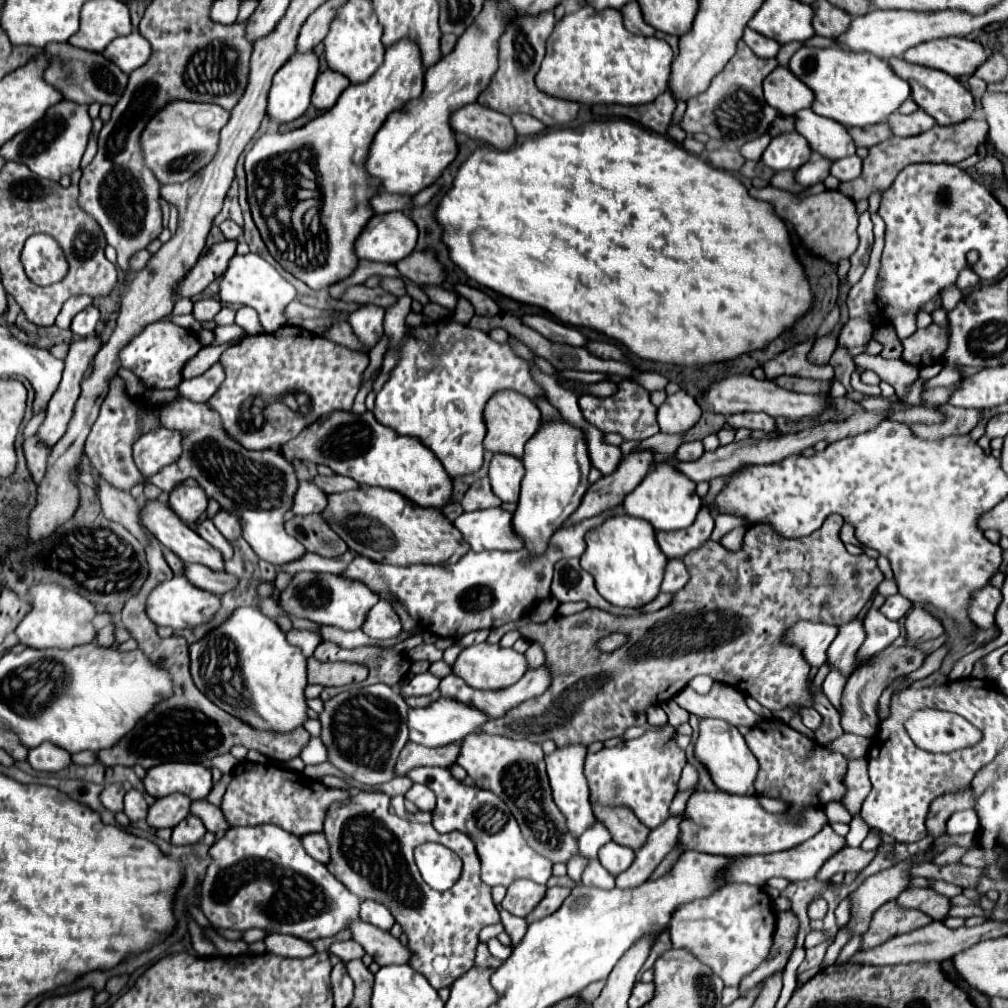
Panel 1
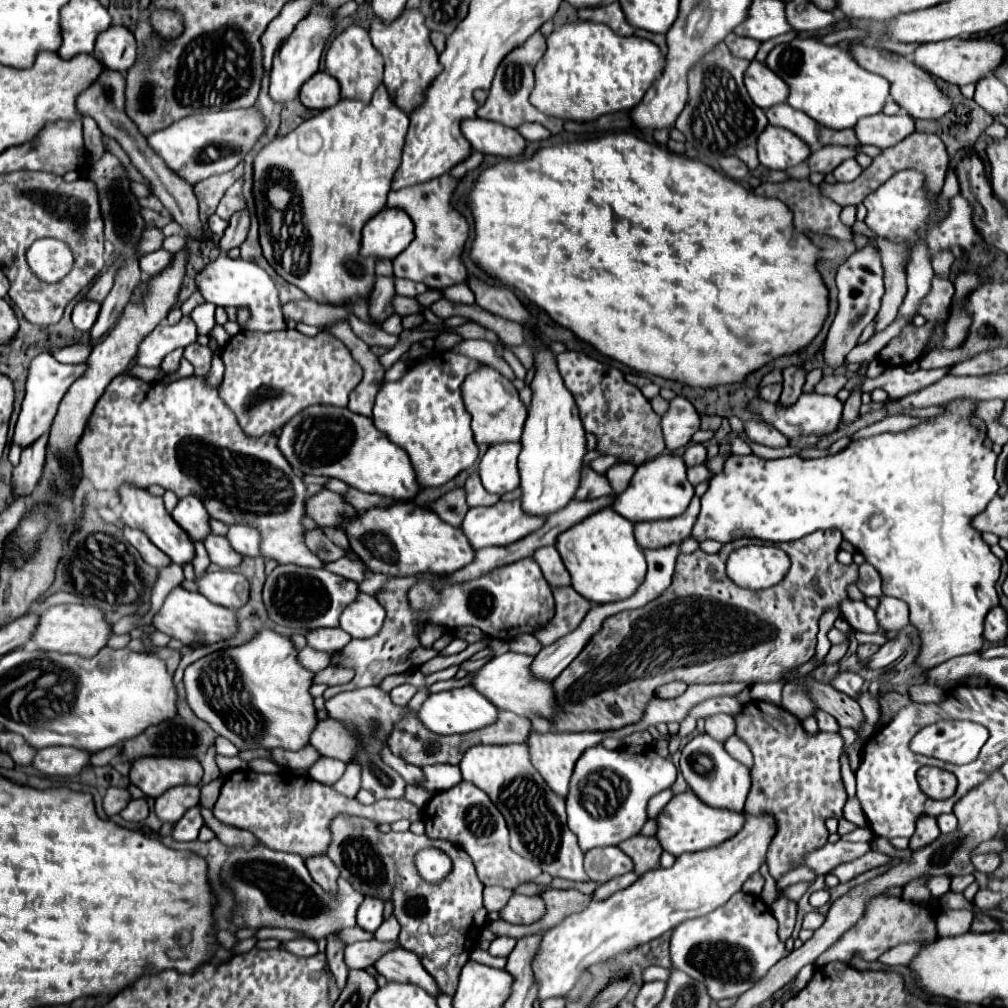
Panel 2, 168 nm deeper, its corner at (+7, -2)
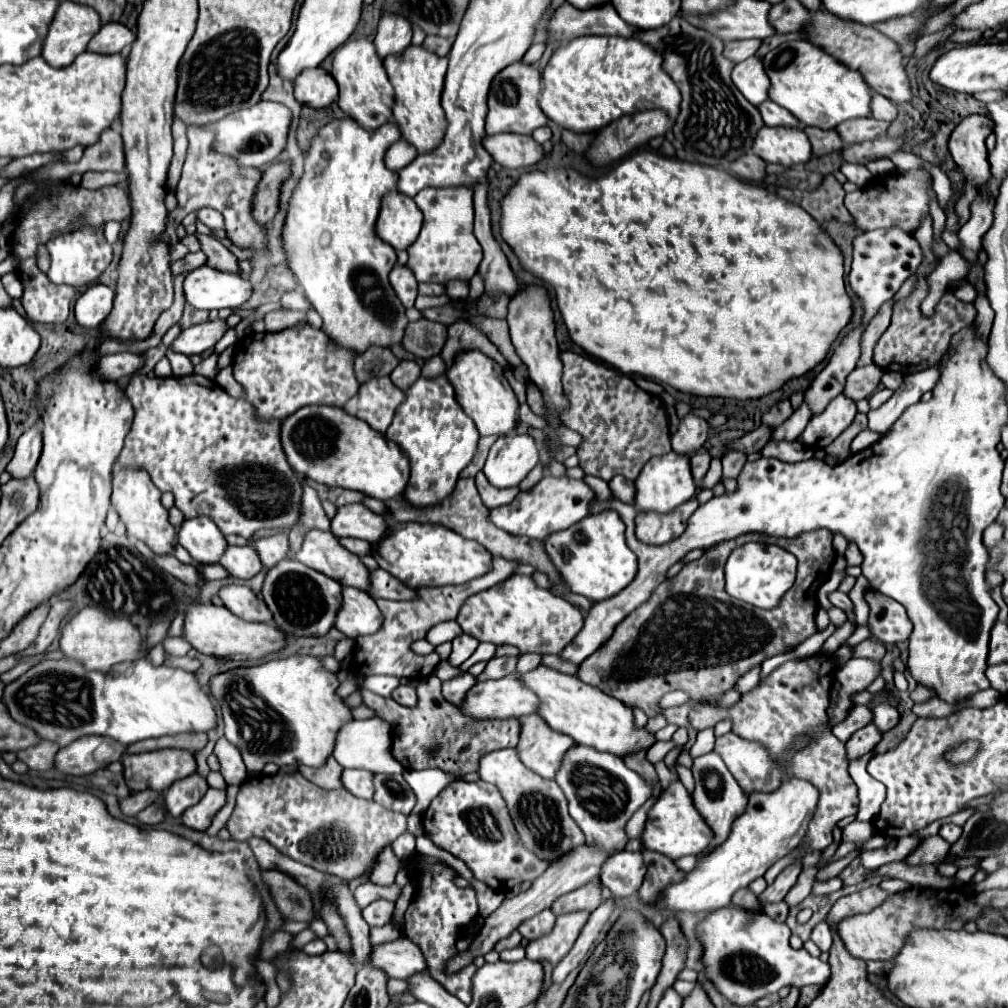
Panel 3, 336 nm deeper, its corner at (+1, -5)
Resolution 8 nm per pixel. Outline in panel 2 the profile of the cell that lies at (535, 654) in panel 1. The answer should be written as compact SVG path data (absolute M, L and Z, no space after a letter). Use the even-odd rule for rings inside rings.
M557 589L553 591L553 595L555 595L555 607L557 607L555 617L547 621L545 627L533 633L543 647L553 645L553 641L557 641L559 637L565 637L567 633L573 633L573 629L581 623L587 609L591 607L591 601L587 601L573 589Z

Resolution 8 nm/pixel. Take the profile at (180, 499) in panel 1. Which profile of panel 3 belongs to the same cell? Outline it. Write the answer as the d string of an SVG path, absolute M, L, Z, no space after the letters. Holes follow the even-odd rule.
M207 516L185 520L179 528L177 538L197 564L217 564L227 550L225 536Z

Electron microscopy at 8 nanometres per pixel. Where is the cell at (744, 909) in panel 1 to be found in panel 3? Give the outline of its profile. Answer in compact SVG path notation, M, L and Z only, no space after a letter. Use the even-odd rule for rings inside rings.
M721 908L707 916L697 932L703 942L707 978L717 990L735 1004L753 1004L759 998L777 994L783 986L803 988L807 984L823 986L829 980L829 964L821 958L813 958L805 948L795 950L789 946L791 930L787 924L771 920L767 914L759 914L753 922L747 922L747 910Z

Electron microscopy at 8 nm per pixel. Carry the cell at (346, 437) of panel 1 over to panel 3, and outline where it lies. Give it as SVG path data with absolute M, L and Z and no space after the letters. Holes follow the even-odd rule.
M303 406L281 422L283 452L295 472L307 478L363 492L377 500L391 500L403 494L409 480L409 460L385 434L373 430L337 406Z

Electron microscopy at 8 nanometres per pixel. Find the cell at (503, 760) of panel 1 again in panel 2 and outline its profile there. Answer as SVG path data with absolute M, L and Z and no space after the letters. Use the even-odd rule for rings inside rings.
M525 743L523 745L473 745L463 753L459 767L461 767L463 781L469 781L475 787L481 787L489 795L489 799L497 805L497 809L503 813L507 827L511 831L511 849L515 853L533 861L551 877L563 877L569 881L583 881L583 883L591 881L583 869L583 851L577 845L577 837L567 829L565 801L557 797L547 787L547 783L539 777L539 773L529 761L529 747Z

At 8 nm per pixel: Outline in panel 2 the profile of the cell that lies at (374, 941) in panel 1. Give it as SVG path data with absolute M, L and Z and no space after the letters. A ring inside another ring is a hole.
M403 947L383 953L375 961L375 969L389 981L411 981L411 983L417 983L419 987L423 987L429 995L433 995L433 997L439 995L437 983L433 981L433 977L429 977L429 973L425 973L421 959L417 959L415 953L405 951Z

